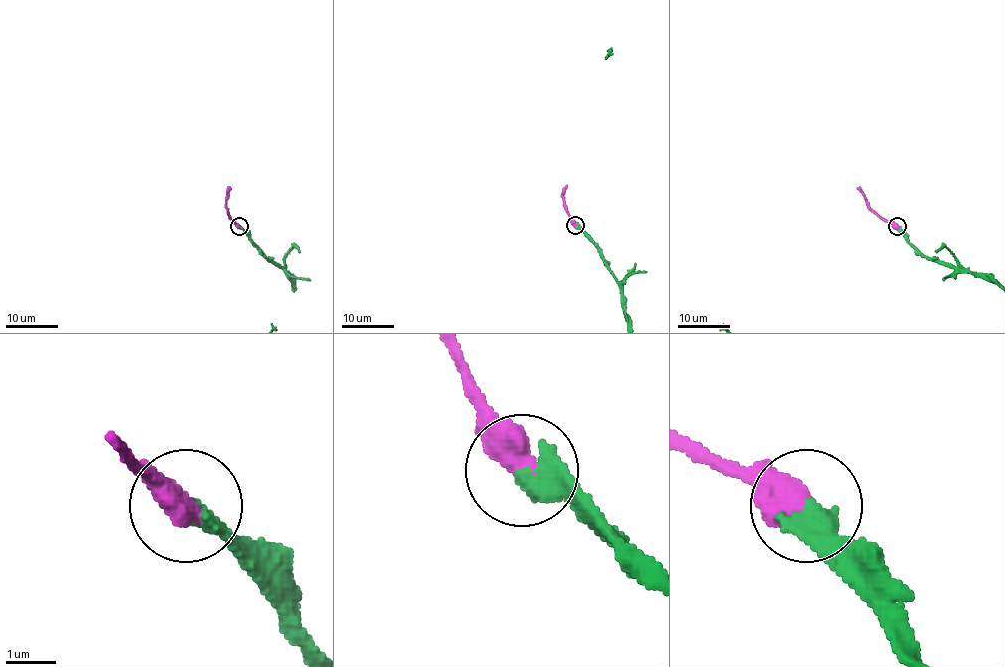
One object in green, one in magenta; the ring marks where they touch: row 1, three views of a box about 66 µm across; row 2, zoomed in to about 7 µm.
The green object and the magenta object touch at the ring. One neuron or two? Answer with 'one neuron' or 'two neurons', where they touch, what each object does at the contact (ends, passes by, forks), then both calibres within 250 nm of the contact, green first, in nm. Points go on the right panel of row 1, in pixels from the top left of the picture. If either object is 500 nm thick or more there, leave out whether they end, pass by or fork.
one neuron; at (897, 226); 480 nm thick on the green side, 600 nm on the other

